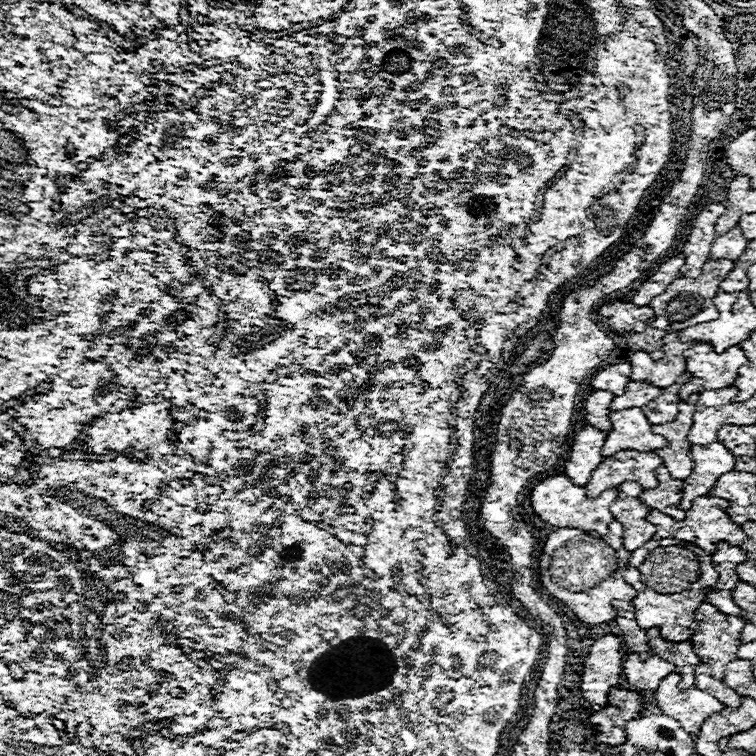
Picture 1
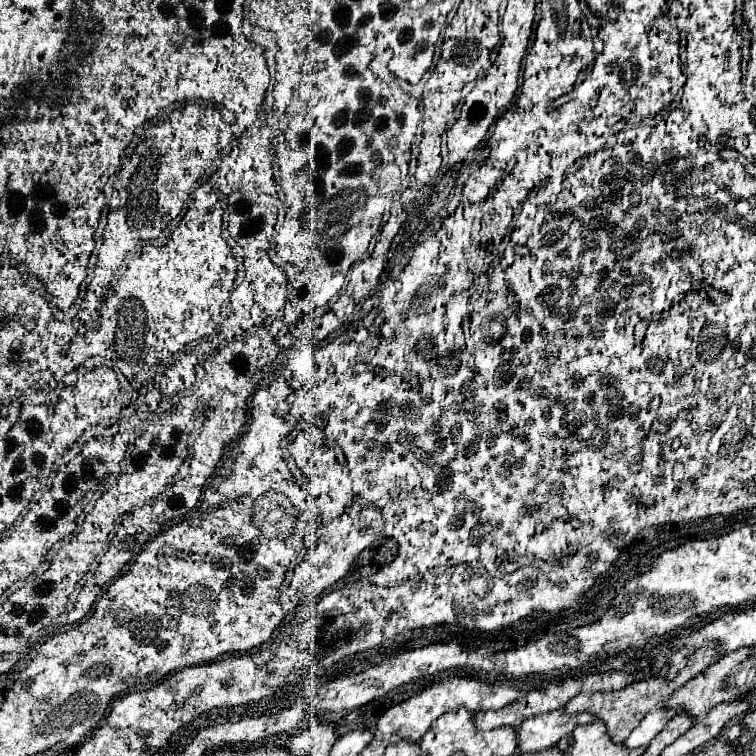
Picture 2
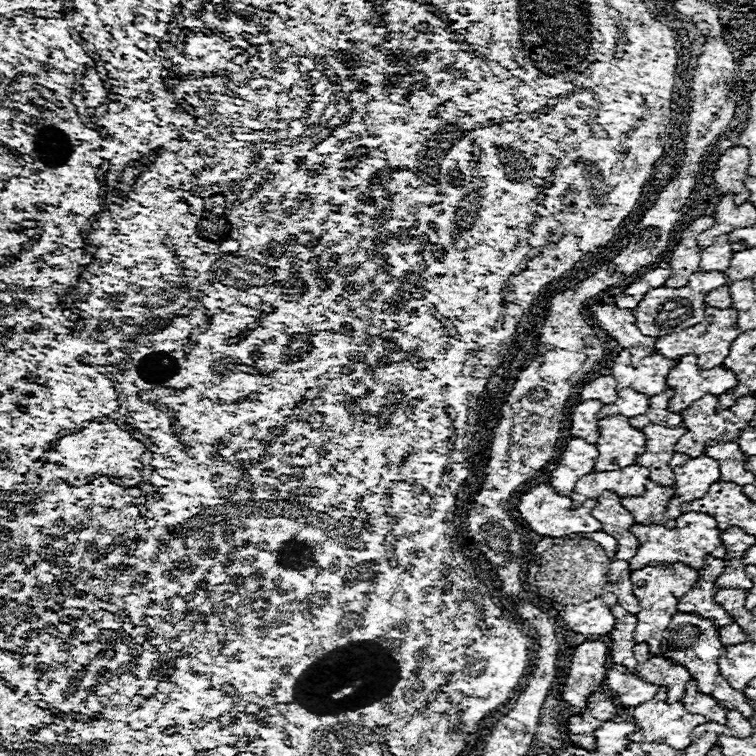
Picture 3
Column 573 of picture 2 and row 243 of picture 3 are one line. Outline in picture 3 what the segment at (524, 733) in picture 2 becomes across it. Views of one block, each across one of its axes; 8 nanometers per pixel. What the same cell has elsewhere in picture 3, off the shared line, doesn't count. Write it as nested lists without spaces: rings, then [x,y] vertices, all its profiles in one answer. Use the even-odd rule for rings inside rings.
[[[728,234],[720,236],[718,242],[714,242],[712,246],[704,248],[702,258],[700,258],[700,270],[718,270],[718,272],[726,272],[726,268],[732,262],[732,248],[728,242]]]

